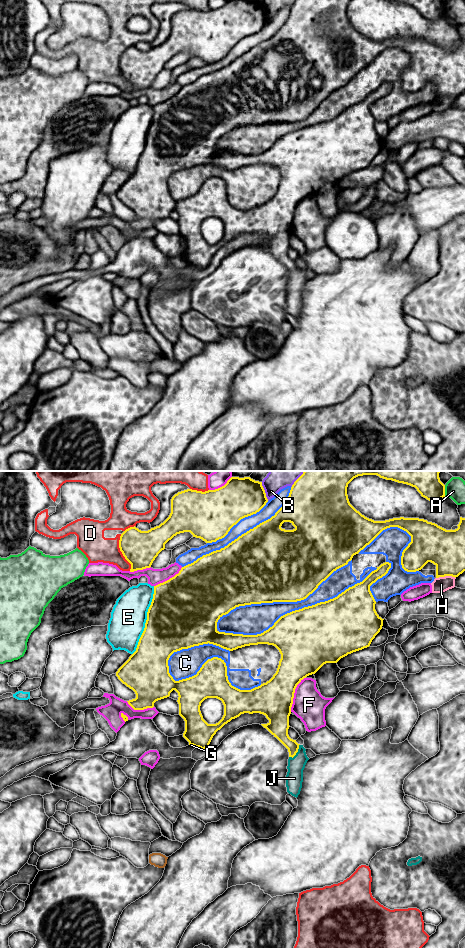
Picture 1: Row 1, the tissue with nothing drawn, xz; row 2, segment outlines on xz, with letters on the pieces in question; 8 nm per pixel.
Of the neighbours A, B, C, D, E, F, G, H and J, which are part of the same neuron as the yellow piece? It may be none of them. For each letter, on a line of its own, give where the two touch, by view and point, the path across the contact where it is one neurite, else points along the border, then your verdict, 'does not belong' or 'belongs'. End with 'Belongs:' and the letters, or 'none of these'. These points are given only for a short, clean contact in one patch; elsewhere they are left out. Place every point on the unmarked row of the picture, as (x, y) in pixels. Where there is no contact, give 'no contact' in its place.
A: contact xz (444, 10); does not belong
B: contact xz (264, 11); does not belong
C: contact xz (215, 177); does not belong
D: contact xz (121, 71); does not belong
E: contact xz (146, 140); does not belong
F: contact xz (293, 214); does not belong
G: contact xz (196, 266); does not belong
H: contact xz (445, 95); does not belong
J: contact xz (297, 271); way xz (279, 246), (282, 256), (297, 271), (294, 298); belongs
Belongs: J

